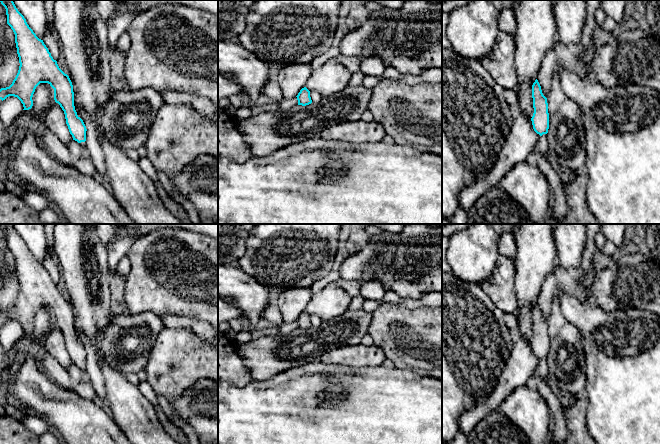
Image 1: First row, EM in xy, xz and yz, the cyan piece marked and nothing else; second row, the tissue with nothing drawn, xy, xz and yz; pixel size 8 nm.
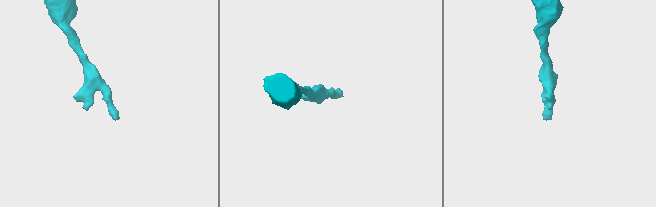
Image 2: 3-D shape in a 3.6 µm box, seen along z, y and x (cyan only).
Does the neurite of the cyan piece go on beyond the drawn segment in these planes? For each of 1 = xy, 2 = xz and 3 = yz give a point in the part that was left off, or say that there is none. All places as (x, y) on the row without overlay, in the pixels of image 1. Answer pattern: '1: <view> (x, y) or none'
1: xy (86, 379)
2: none
3: none

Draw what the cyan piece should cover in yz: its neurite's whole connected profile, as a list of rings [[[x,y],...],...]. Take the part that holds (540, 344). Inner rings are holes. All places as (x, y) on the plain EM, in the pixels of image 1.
[[[536,303],[532,309],[532,322],[534,337],[531,342],[534,355],[542,360],[548,357],[549,337],[547,322],[543,319],[541,310]]]

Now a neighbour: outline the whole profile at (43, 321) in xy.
[[[40,307],[32,321],[33,330],[29,334],[23,334],[6,352],[0,344],[0,376],[7,375],[9,370],[9,360],[20,353],[25,354],[35,345],[44,342],[47,334],[51,331],[54,324],[54,314],[48,311],[48,307]]]

